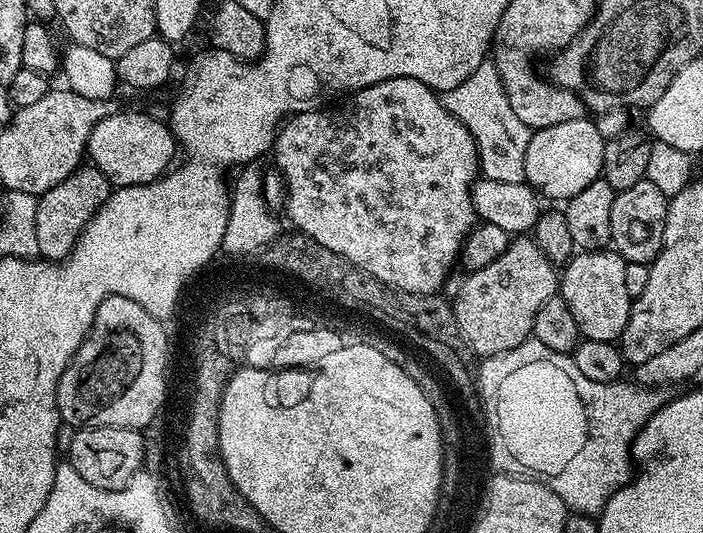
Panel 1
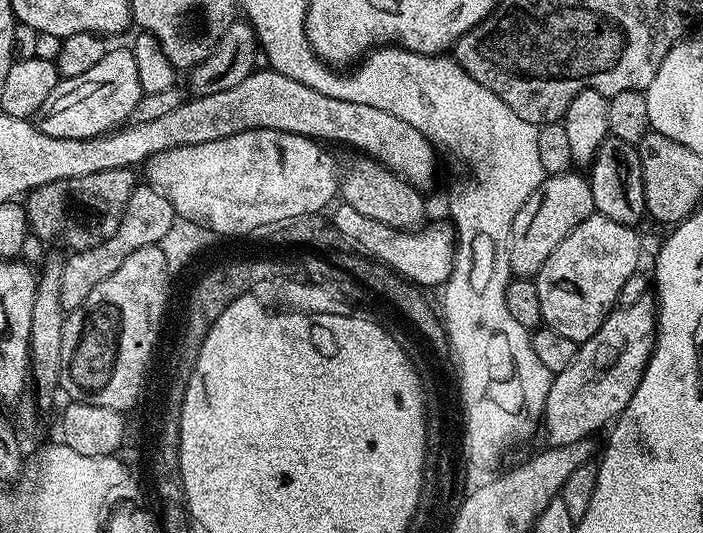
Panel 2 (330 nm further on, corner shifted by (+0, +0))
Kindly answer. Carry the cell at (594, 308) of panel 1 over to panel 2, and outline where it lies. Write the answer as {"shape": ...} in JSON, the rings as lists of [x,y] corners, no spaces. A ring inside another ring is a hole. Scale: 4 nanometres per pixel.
{"shape":[[[594,214],[578,225],[573,232],[542,262],[534,277],[538,290],[538,306],[540,307],[541,321],[547,327],[558,330],[565,338],[570,338],[576,345],[584,341],[606,322],[606,318],[617,307],[620,291],[626,278],[630,278],[638,271],[640,265],[640,236],[635,227],[616,222],[605,216]]]}

